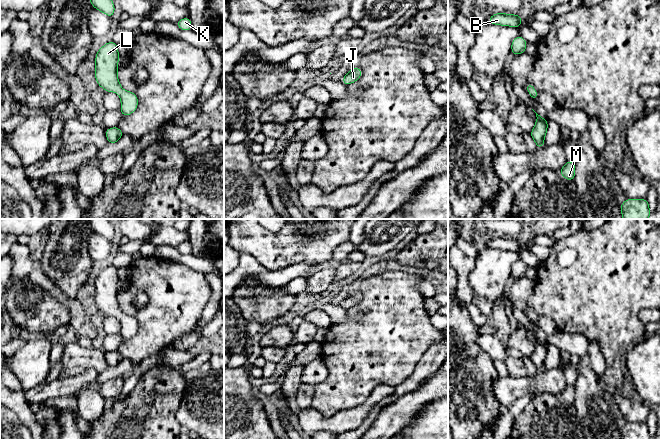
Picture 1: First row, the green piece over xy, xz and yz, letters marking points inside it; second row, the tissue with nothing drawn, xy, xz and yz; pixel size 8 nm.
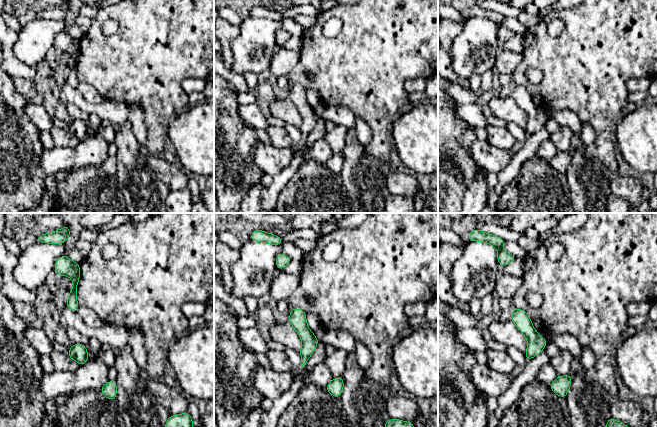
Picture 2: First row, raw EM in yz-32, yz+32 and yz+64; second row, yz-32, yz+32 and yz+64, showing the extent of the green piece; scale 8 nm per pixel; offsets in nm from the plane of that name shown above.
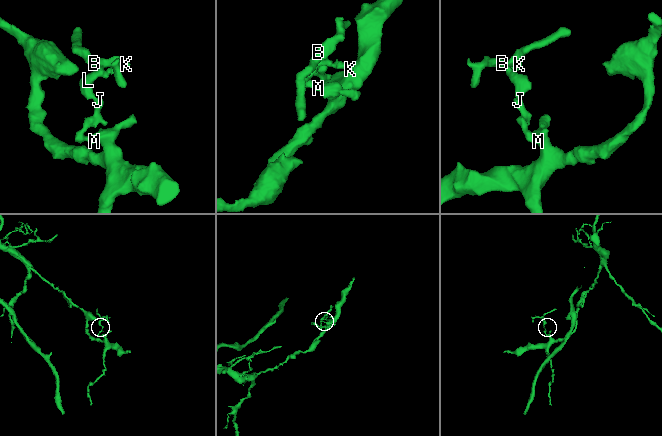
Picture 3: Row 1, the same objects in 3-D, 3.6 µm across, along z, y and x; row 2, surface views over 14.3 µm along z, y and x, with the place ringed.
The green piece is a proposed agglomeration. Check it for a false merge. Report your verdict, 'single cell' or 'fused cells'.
single cell

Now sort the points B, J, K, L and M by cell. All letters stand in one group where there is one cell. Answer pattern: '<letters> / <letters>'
B J K L M

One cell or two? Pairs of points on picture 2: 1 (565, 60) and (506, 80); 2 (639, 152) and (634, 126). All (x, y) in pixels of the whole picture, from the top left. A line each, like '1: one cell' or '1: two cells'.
1: two cells
2: one cell

